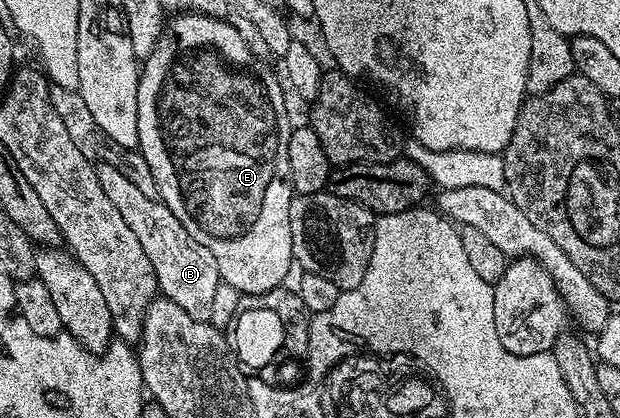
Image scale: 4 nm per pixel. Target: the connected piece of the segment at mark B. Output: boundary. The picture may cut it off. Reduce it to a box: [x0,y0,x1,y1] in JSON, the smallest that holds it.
[96,165,222,322]

